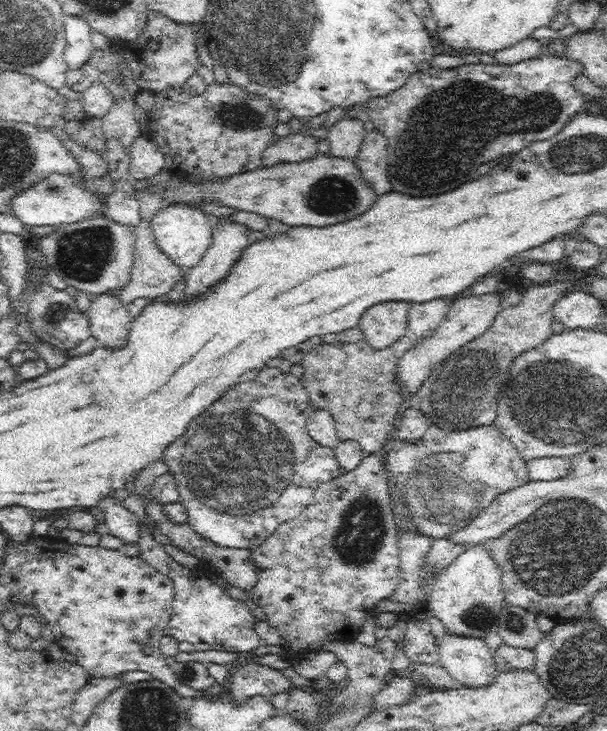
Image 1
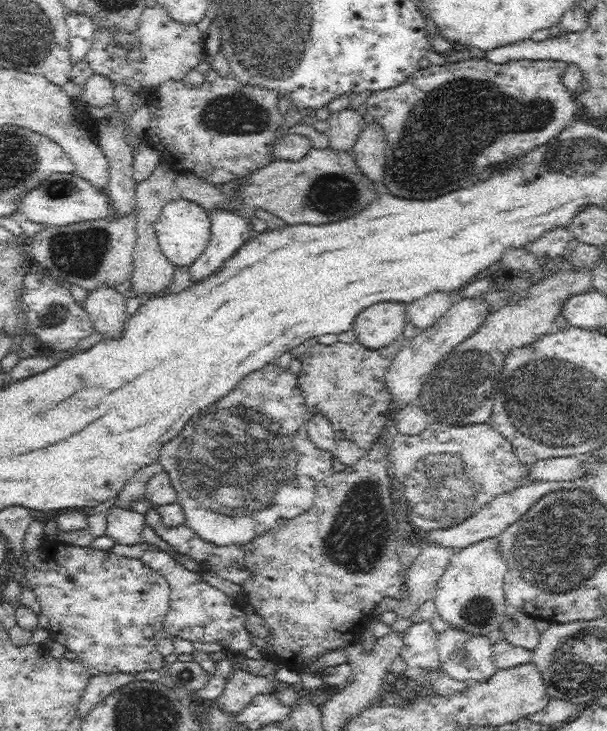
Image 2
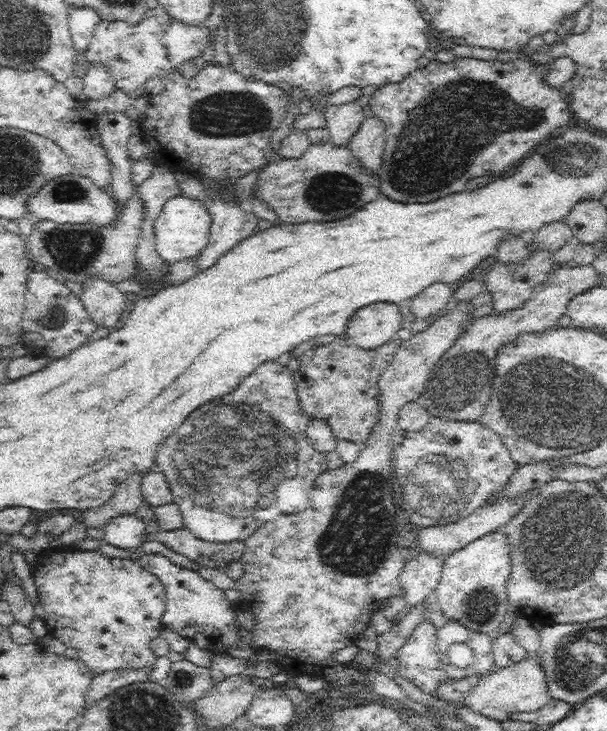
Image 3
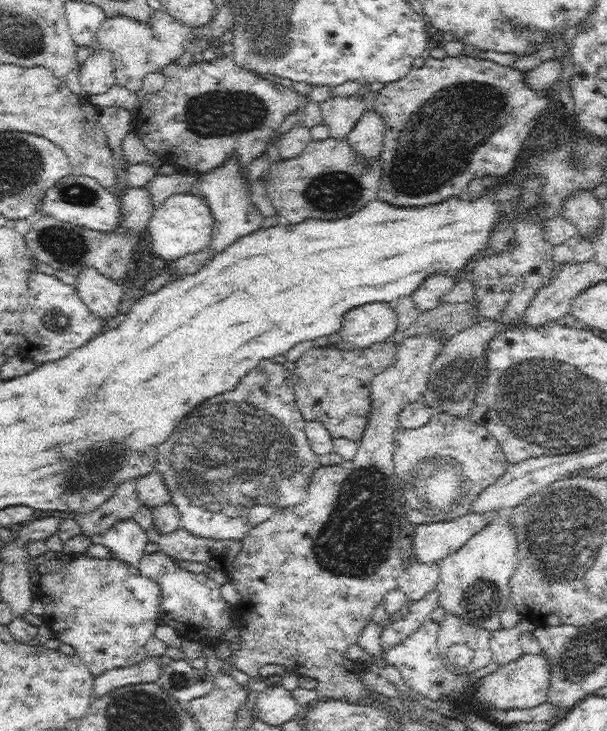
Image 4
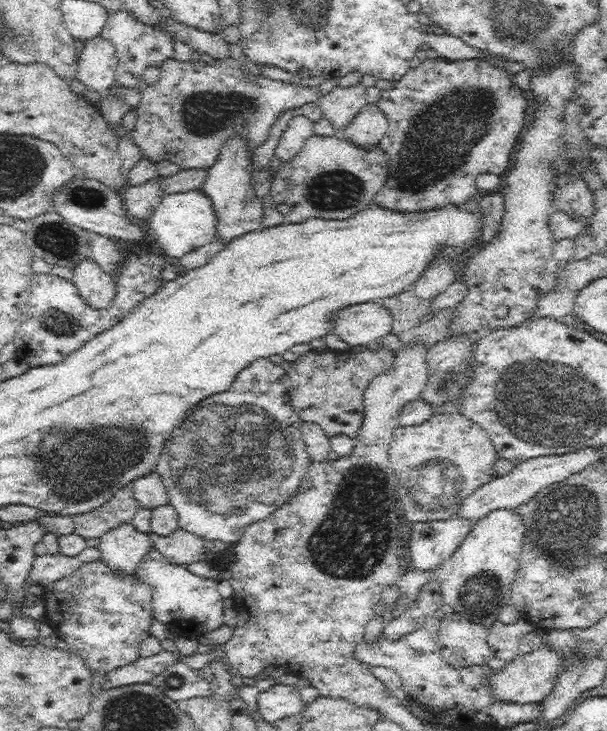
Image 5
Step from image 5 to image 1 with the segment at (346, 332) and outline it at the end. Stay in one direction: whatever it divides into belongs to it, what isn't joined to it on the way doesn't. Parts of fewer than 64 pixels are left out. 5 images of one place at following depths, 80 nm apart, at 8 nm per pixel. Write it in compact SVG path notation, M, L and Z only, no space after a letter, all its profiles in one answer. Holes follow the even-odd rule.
M388 301L368 308L357 325L364 342L380 350L404 337L409 306L407 302Z

